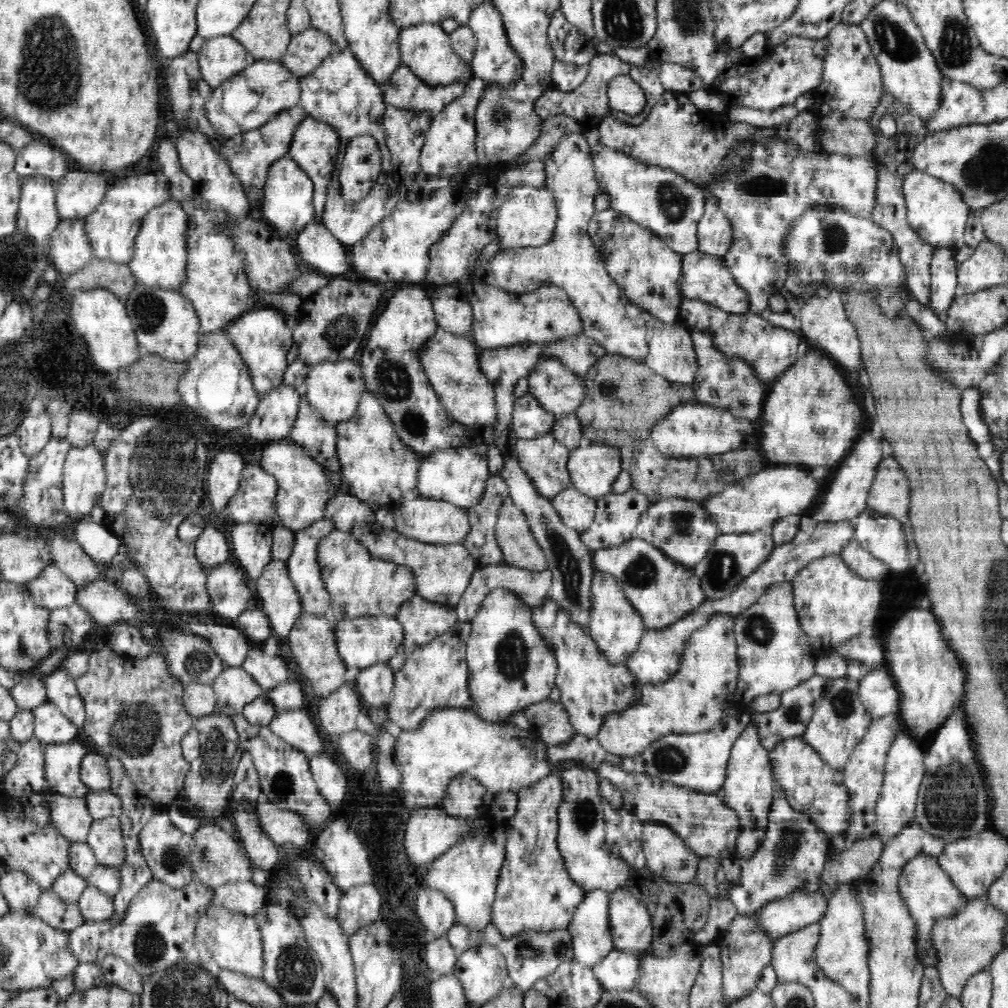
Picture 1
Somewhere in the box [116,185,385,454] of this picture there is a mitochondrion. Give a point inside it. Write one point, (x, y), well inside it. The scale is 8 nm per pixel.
(150, 311)

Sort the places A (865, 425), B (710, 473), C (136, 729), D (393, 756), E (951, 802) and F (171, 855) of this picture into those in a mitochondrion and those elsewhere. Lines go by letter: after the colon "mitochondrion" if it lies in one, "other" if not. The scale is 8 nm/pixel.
A: other
B: other
C: mitochondrion
D: other
E: mitochondrion
F: mitochondrion

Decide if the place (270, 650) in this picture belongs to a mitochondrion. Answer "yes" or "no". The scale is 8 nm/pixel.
no

